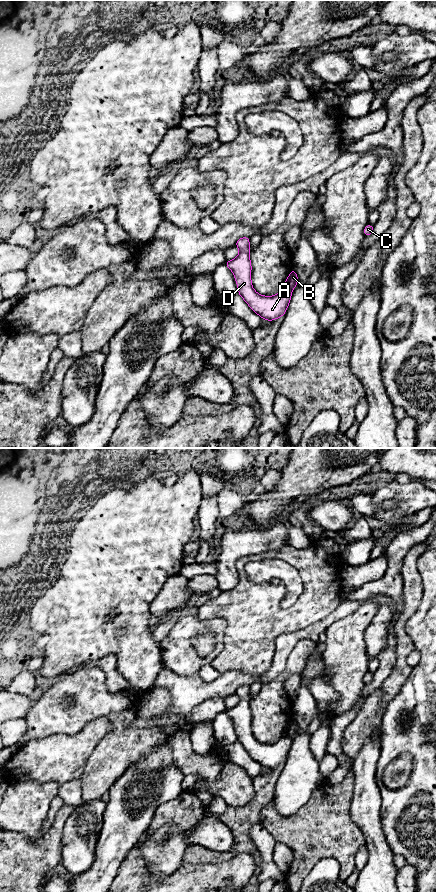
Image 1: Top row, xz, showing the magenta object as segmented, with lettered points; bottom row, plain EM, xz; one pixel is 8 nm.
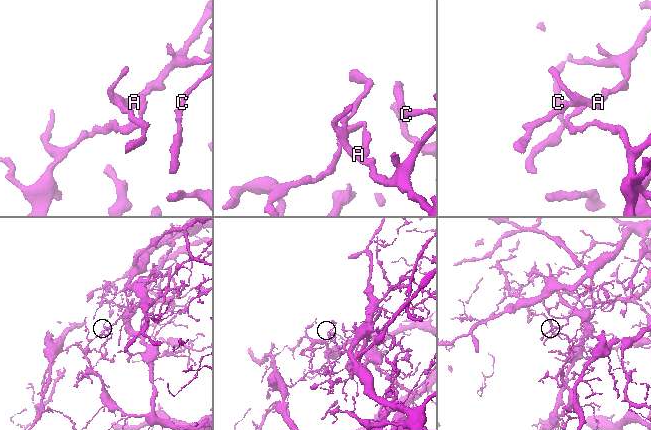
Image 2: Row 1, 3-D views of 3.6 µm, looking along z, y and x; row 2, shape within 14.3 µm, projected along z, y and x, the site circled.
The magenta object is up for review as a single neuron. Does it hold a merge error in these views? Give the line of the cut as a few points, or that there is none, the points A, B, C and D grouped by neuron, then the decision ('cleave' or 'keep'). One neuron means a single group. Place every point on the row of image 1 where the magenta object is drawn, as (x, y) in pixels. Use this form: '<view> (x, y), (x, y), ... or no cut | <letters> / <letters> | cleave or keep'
xz (283, 288), (291, 291) | A C D / B | cleave

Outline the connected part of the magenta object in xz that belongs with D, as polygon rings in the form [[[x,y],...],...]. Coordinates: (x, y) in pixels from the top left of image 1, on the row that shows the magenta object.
[[[242,237],[235,242],[239,249],[239,255],[224,264],[233,272],[238,294],[249,307],[266,321],[272,321],[284,316],[291,300],[292,291],[281,290],[275,296],[259,295],[252,287],[251,261],[250,261],[250,237]]]

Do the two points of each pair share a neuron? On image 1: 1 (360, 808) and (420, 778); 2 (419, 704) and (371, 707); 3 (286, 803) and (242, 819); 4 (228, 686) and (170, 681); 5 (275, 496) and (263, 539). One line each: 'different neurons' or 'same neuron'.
1: different neurons
2: different neurons
3: different neurons
4: same neuron
5: different neurons

